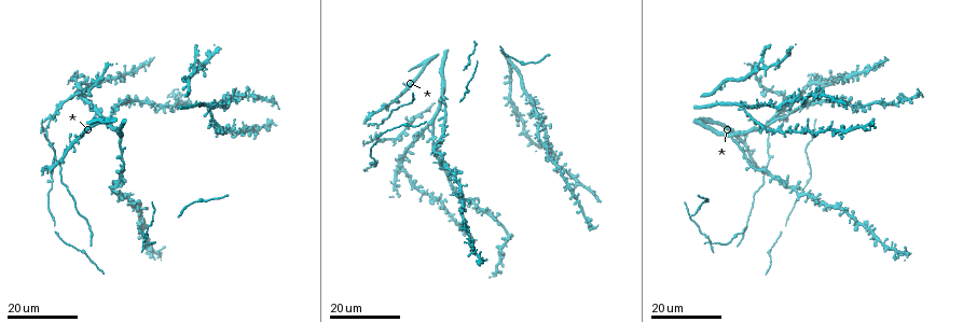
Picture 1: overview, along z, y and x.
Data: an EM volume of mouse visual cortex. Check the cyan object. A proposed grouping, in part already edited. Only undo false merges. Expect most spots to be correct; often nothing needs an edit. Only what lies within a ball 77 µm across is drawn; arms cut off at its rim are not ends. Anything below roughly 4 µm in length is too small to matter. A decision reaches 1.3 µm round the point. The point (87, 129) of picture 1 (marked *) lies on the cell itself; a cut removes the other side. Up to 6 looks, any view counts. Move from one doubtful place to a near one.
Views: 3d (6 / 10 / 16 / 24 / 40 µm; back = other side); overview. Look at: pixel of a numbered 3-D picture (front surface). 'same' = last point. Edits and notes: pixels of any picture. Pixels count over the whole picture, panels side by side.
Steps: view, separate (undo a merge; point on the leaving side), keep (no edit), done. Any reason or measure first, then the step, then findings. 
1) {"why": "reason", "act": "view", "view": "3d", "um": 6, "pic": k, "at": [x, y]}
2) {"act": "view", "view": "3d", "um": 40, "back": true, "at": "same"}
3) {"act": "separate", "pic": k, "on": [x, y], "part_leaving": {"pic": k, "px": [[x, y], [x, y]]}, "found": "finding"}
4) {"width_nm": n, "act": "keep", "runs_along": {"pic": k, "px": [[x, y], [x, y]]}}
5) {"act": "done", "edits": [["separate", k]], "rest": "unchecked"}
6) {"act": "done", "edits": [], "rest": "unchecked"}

{"why": "three arms meet", "act": "view", "view": "3d", "um": 16, "pic": 1, "at": [776, 118]}

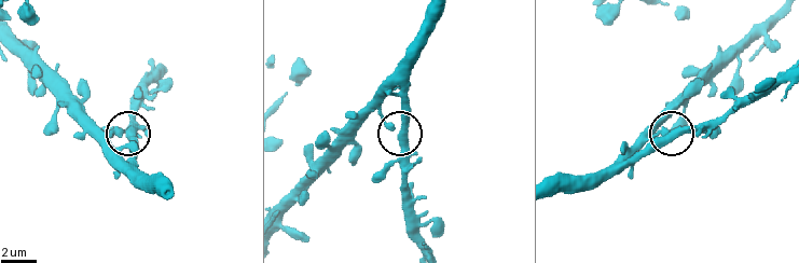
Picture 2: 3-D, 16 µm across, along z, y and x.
{"act": "view", "view": "3d", "um": 10, "pic": 2, "at": [672, 139]}

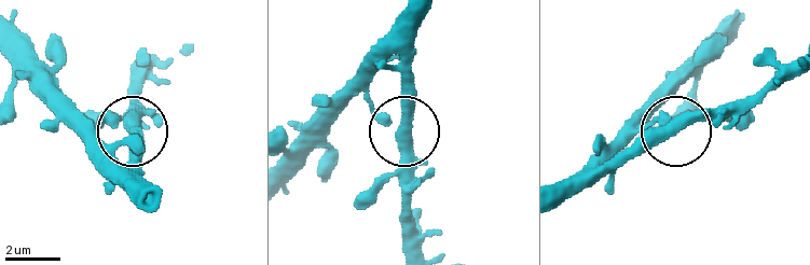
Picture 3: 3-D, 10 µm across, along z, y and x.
{"arms": 3, "act": "keep", "runs_along": {"pic": 3, "px": [[427, 13], [411, 47], [404, 198]]}, "found": "all the same cell"}

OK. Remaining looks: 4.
{"act": "view", "view": "3d", "um": 24, "pic": 1, "at": [199, 66]}

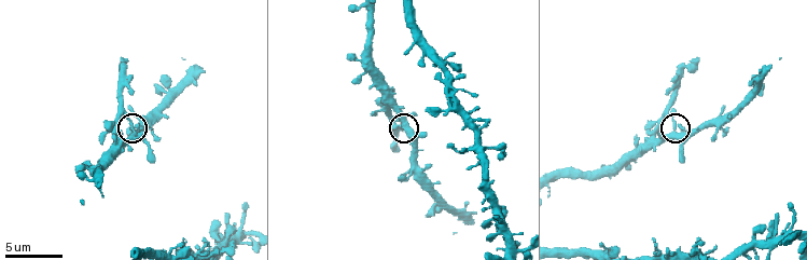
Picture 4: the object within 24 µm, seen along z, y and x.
{"act": "view", "view": "3d", "um": 10, "pic": 4, "at": [134, 122]}

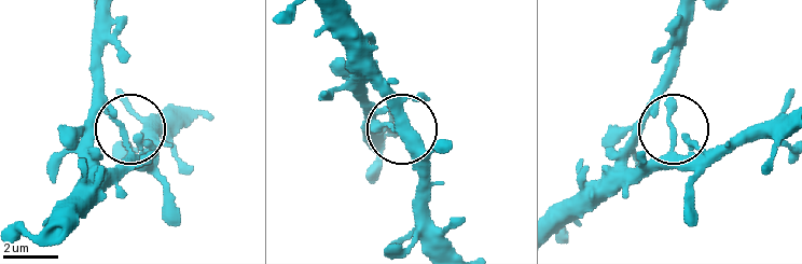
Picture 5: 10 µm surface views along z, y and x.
{"width_nm": 230, "act": "keep", "runs_along": {"pic": 5, "px": [[52, 244], [106, 191], [128, 147], [100, 84], [100, 52]]}, "found": "continuous, no second cell"}

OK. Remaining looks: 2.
{"act": "view", "view": "3d", "um": 16, "pic": 1, "at": [785, 95]}

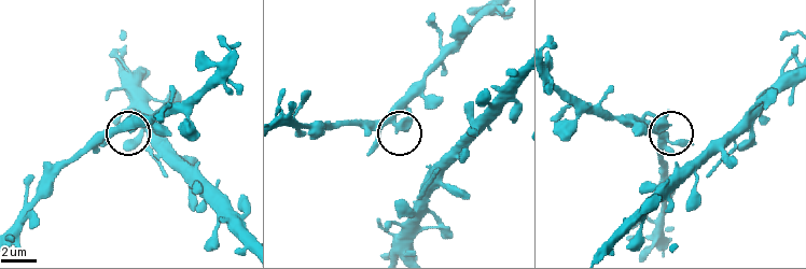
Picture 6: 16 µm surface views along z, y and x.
{"why": "zoom in", "act": "view", "view": "3d", "um": 10, "pic": 6, "at": [665, 126]}

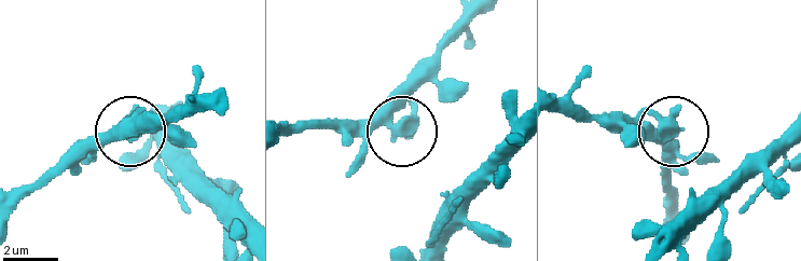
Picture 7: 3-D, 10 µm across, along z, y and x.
{"side_arm_um": 20, "act": "keep", "found": "continuous, no second cell"}

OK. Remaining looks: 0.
{"act": "done", "edits": [], "rest": "unchecked"}

